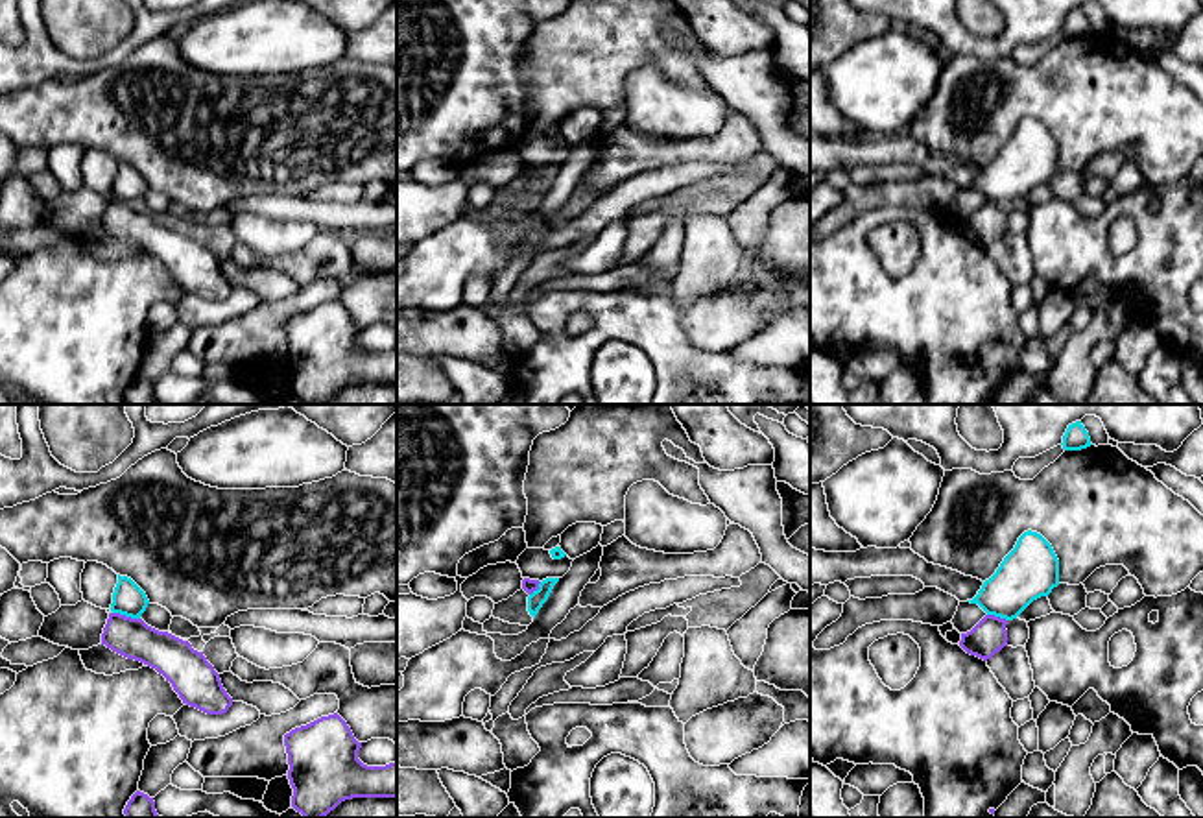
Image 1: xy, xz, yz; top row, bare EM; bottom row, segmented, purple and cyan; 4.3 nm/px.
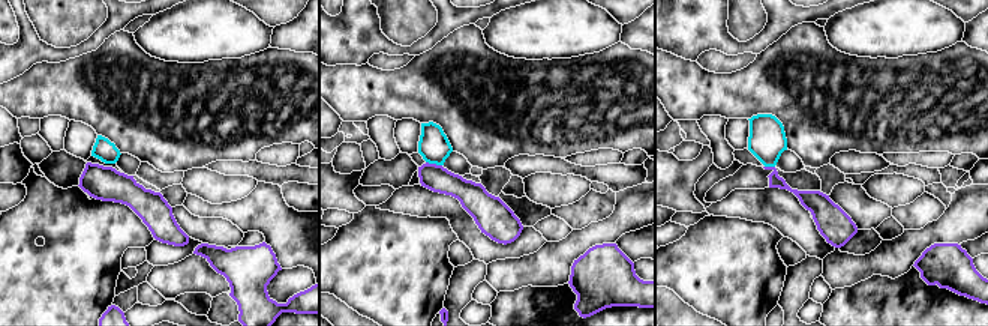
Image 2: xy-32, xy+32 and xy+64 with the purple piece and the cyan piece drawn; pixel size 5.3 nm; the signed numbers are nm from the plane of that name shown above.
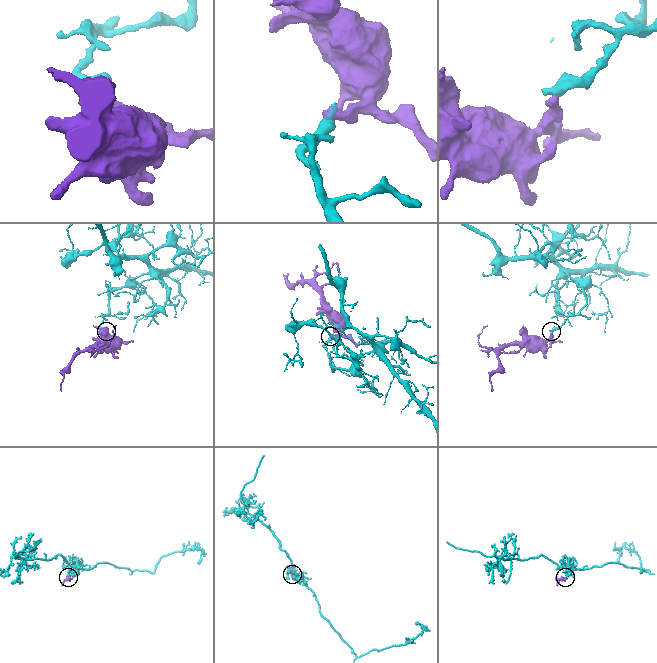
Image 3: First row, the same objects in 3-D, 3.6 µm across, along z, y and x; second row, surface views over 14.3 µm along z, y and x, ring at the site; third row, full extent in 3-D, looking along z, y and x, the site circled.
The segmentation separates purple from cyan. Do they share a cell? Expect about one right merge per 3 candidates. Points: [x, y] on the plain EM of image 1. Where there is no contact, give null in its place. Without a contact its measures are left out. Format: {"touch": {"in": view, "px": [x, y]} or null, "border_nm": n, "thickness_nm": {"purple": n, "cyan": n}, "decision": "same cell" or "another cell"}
{"touch": {"in": "xy", "px": [124, 202]}, "border_nm": 120, "thickness_nm": {"purple": 180, "cyan": 140}, "decision": "another cell"}

